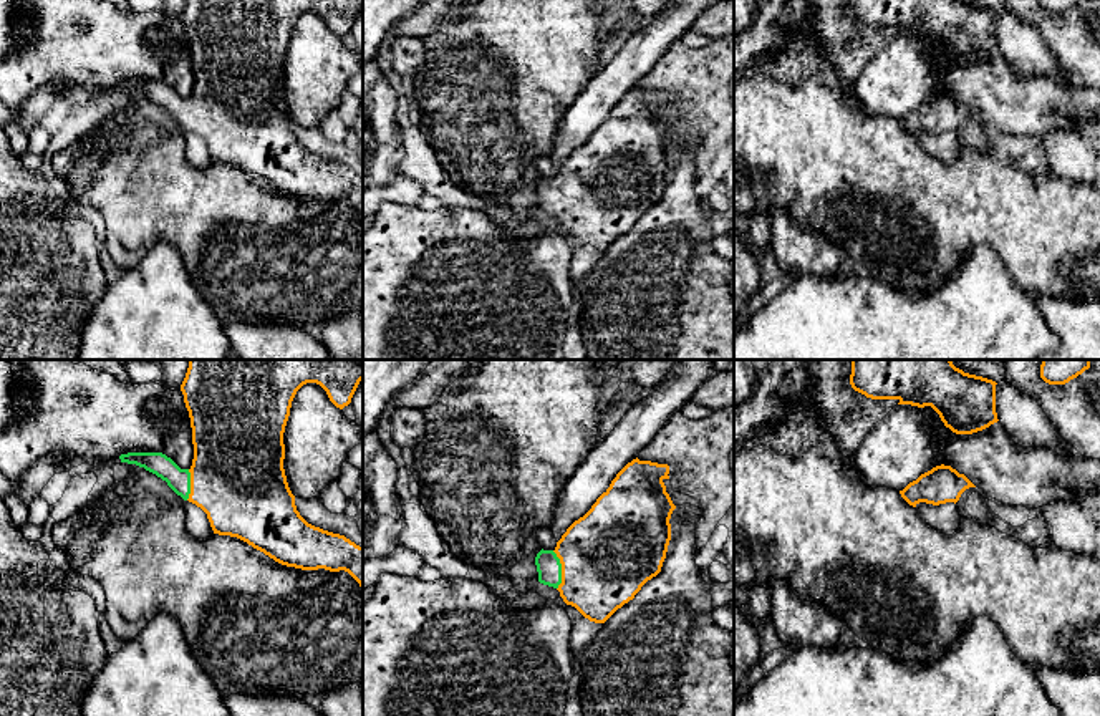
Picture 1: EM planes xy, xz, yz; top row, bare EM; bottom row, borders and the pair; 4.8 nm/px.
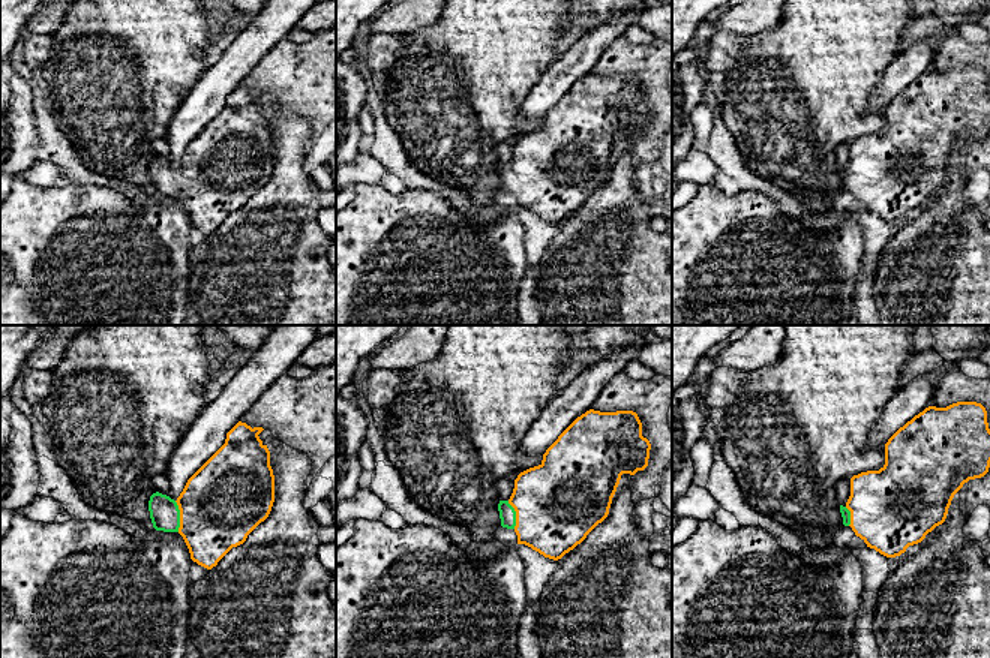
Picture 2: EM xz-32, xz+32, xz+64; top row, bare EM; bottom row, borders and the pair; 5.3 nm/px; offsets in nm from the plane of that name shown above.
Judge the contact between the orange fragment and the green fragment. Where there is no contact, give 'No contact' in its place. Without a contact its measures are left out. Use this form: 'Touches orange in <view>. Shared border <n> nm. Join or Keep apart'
Touches orange in xz. Shared border 190 nm. Join

